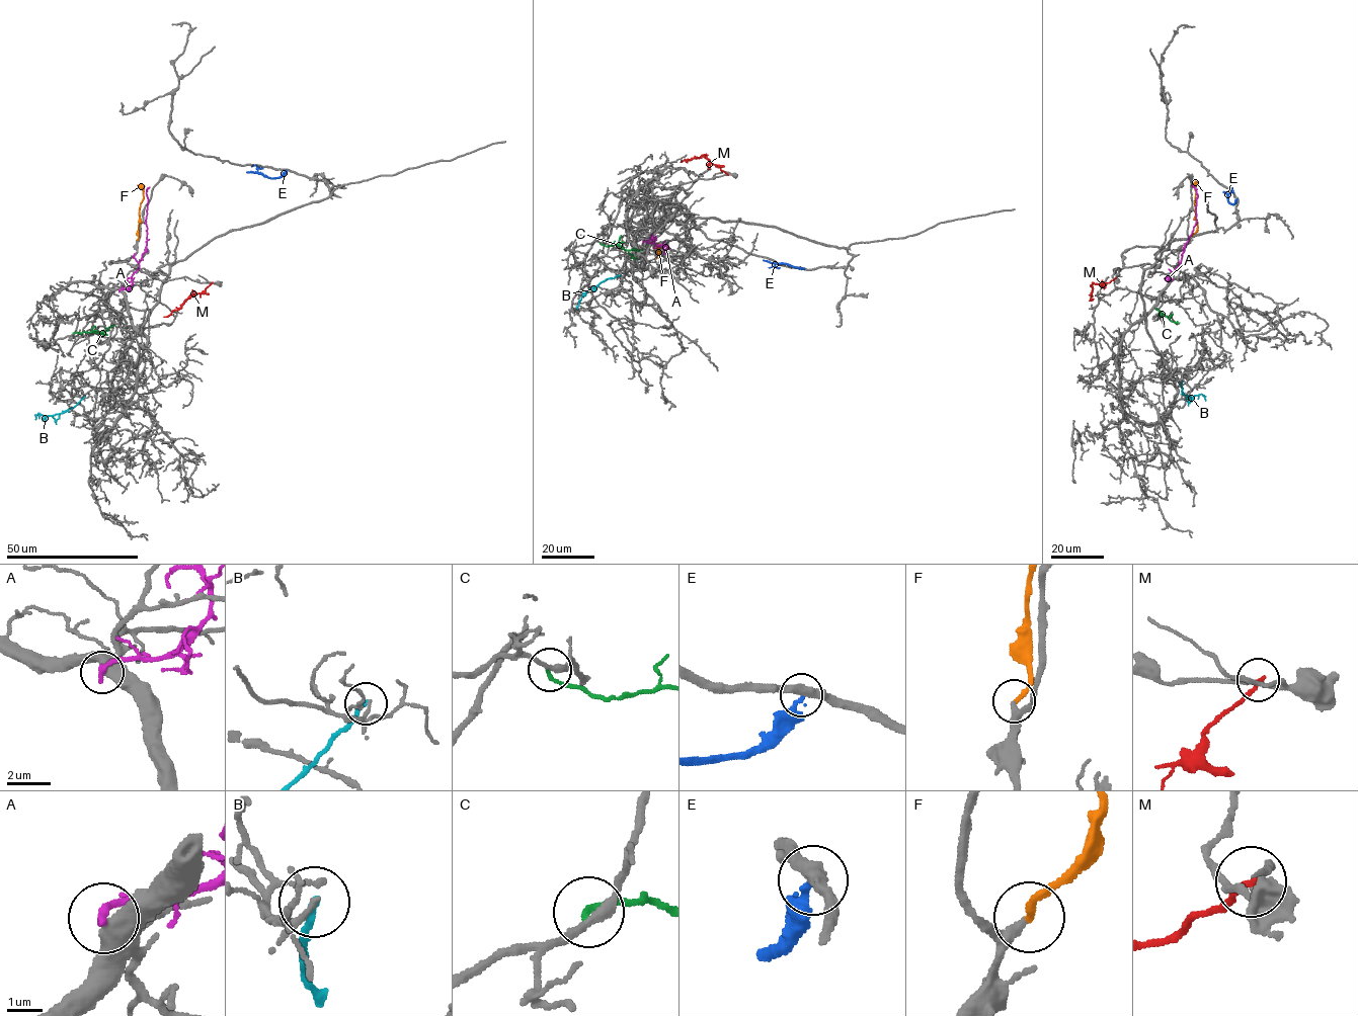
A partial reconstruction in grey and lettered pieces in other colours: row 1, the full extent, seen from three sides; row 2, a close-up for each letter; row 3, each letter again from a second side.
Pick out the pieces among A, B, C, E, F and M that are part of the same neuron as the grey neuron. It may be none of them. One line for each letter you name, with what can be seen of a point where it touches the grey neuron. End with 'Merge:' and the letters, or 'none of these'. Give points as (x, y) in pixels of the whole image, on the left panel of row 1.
F: meets grey at (137, 240)
Merge: F

